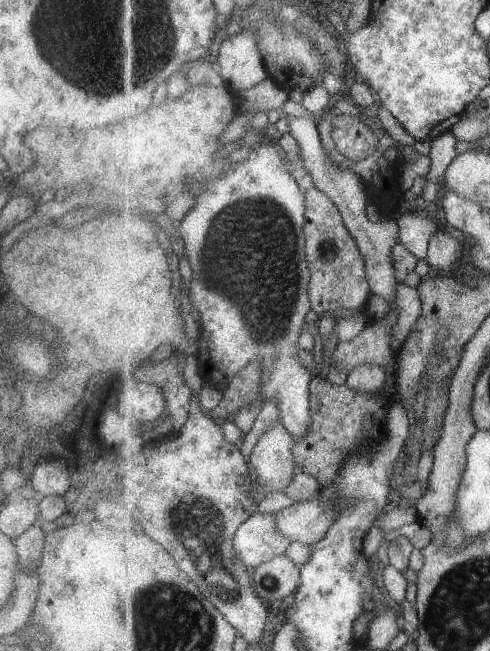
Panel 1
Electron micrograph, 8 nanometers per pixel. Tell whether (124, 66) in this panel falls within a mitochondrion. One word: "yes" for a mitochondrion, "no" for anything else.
yes

